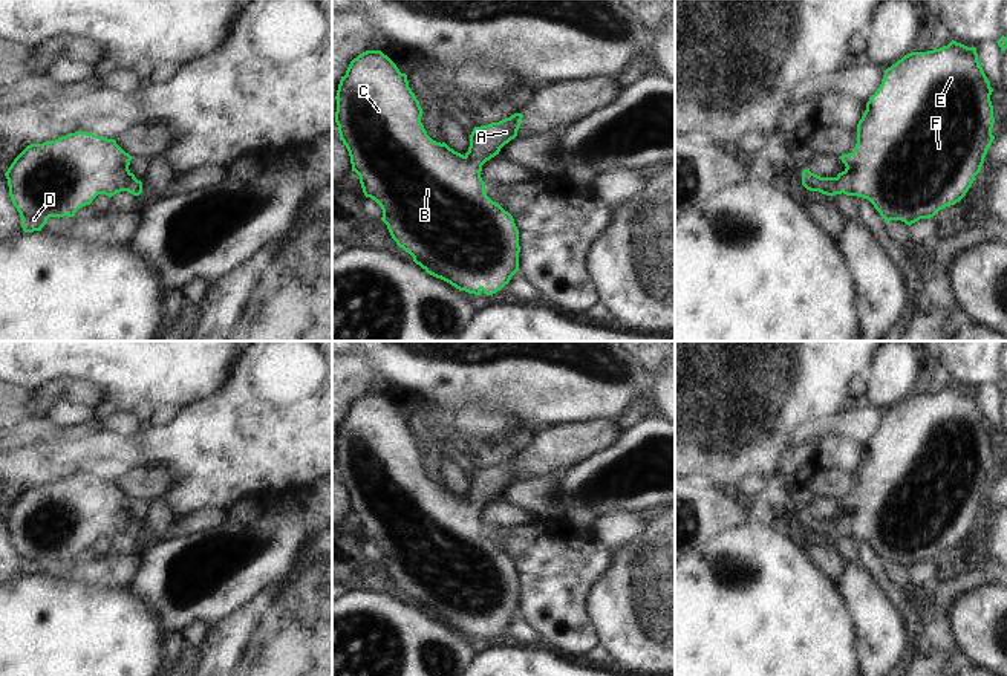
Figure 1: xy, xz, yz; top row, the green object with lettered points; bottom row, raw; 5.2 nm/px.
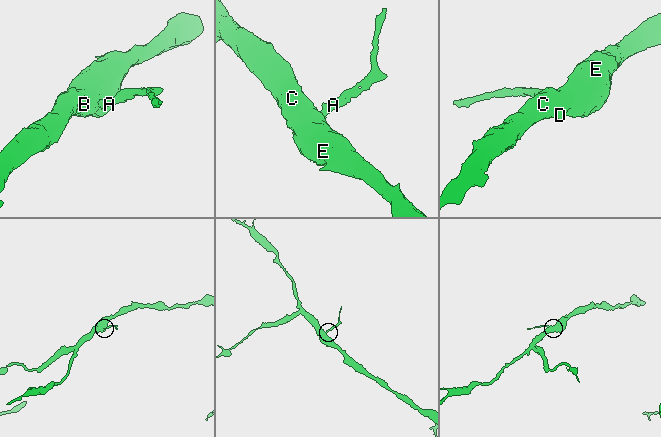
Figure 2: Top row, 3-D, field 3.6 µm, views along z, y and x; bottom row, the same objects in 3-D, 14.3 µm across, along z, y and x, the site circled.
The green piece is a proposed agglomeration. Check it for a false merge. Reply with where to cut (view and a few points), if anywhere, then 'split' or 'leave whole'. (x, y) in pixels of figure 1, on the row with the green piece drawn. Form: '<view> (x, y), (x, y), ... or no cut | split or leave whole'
no cut | leave whole

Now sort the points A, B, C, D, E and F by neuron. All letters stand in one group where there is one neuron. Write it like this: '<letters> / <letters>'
A B C D E F

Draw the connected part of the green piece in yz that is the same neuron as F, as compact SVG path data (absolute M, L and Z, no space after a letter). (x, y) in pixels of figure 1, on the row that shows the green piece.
M950 41L927 52L911 52L885 70L877 92L866 102L857 124L852 153L842 154L845 170L836 177L802 171L802 185L826 196L846 194L868 199L885 222L912 225L960 202L981 171L995 136L993 89L976 47Z

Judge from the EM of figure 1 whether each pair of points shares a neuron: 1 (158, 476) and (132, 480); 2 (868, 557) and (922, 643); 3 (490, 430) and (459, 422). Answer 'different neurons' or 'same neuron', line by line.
1: same neuron
2: same neuron
3: same neuron

